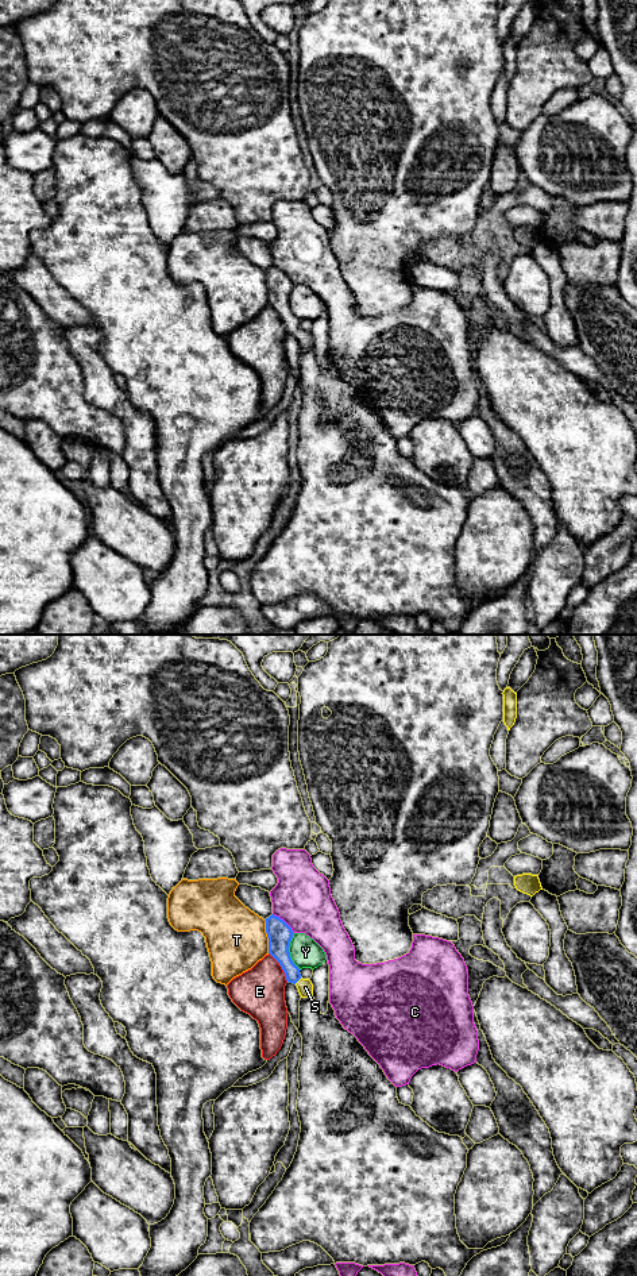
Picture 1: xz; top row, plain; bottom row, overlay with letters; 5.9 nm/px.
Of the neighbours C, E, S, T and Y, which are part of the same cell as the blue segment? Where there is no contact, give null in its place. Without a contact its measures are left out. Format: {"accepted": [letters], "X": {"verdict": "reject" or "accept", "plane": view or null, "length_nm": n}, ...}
{"accepted": ["S"], "C": {"verdict": "reject", "plane": "xz", "length_nm": 180}, "E": {"verdict": "reject", "plane": "xz", "length_nm": 200}, "S": {"verdict": "accept", "plane": "xz", "length_nm": 60}, "T": {"verdict": "reject", "plane": "xz", "length_nm": 200}, "Y": {"verdict": "reject", "plane": "xz", "length_nm": 220}}

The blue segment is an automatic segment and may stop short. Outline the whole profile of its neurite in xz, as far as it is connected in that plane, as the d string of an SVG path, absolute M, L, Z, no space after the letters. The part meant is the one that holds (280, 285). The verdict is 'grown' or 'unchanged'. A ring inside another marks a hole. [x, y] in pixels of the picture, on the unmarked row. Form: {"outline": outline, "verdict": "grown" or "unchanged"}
{"outline": "M271 266L266 273L266 285L269 289L269 305L282 319L286 332L297 338L301 350L313 347L313 336L309 331L302 331L300 320L293 315L289 304L293 290L292 280L279 269Z", "verdict": "grown"}

